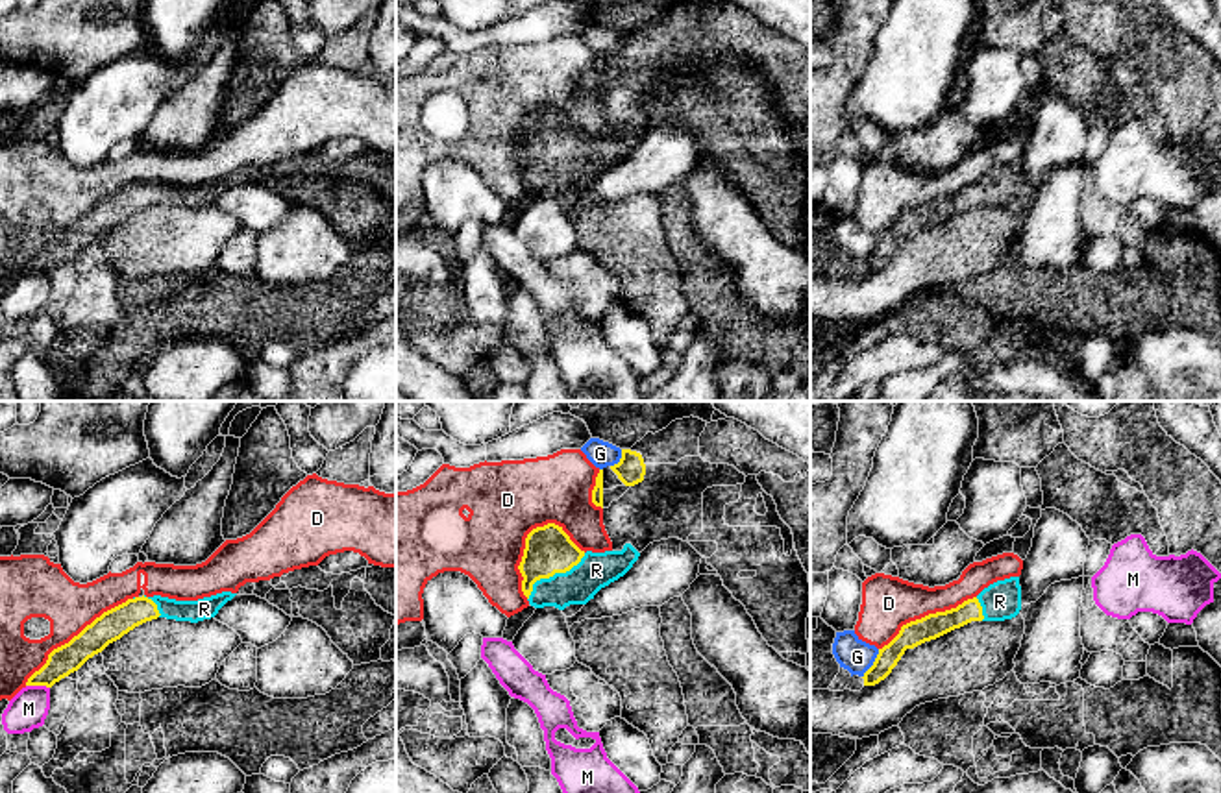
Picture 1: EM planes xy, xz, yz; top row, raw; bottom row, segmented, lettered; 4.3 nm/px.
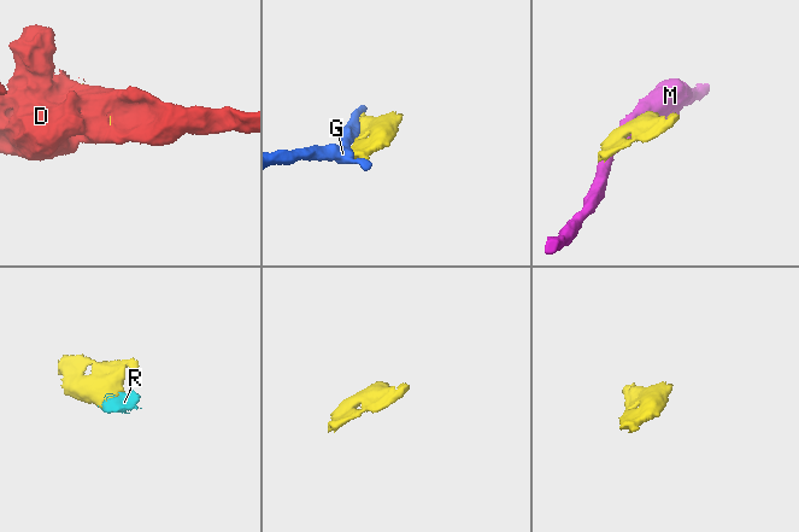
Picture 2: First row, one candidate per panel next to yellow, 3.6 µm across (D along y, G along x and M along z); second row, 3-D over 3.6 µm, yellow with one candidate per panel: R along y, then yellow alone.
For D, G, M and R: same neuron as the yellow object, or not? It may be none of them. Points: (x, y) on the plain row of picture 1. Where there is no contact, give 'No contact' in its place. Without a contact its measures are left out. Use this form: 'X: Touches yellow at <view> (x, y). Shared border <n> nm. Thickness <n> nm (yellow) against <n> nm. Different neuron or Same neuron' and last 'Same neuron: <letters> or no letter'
D: Touches yellow at xz (524, 139). Shared border 360 nm. Thickness 200 nm (yellow) against 340 nm. Different neuron
G: Touches yellow at yz (874, 250). Shared border 150 nm. Thickness 110 nm (yellow) against 150 nm. Different neuron
M: Touches yellow at xy (37, 270). Shared border 110 nm. Thickness 130 nm (yellow) against 170 nm. Different neuron
R: Touches yellow at xz (552, 161). Shared border 320 nm. Thickness 200 nm (yellow) against 160 nm. Same neuron
Same neuron: R

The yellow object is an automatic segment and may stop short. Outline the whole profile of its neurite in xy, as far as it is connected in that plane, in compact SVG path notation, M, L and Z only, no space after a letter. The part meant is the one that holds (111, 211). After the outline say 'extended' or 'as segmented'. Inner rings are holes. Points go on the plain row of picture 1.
M222 177L198 187L176 187L161 181L128 185L104 198L68 229L54 235L46 250L28 264L26 272L52 274L61 264L78 257L89 244L102 238L109 229L146 207L157 203L191 209L211 205L235 181L237 179Z | extended

